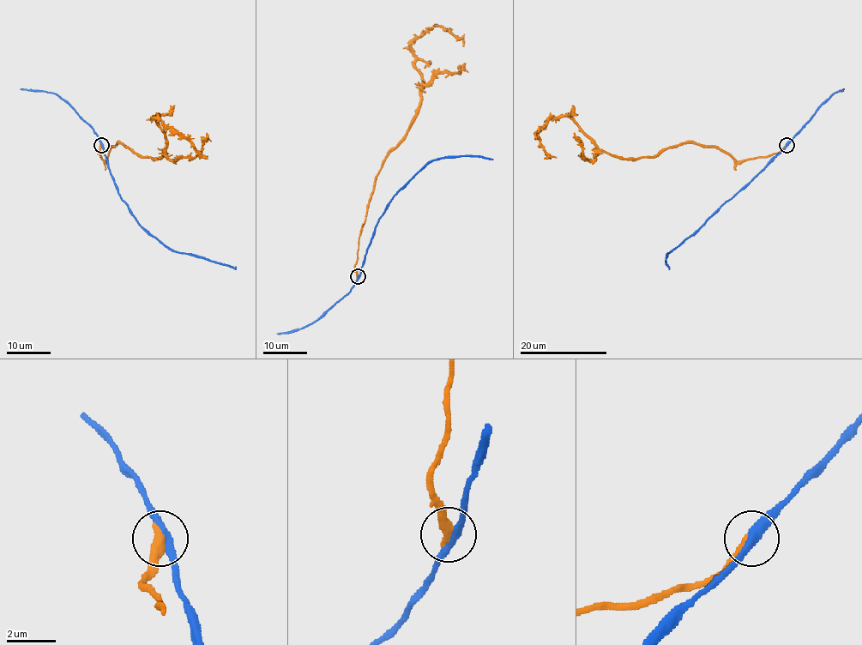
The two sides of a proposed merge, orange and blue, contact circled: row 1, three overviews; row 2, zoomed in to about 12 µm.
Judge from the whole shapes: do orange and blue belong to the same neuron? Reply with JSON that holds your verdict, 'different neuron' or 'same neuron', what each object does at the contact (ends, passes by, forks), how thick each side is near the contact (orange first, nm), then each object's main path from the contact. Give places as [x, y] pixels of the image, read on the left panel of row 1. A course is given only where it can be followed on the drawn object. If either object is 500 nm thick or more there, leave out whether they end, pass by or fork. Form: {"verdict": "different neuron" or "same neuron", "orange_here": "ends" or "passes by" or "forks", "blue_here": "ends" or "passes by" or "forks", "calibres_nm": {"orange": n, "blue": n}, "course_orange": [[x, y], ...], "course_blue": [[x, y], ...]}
{"verdict": "different neuron", "calibres_nm": {"orange": 500, "blue": 340}, "course_orange": [[100, 145], [99, 153], [105, 161], [118, 143], [141, 156], [159, 158], [166, 134], [157, 117], [207, 157]], "course_blue": [[101, 145], [121, 200], [135, 220], [171, 250], [227, 264], [236, 269]]}

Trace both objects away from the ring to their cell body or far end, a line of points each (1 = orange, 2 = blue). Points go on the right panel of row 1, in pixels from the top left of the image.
1: (786, 145), (735, 161), (687, 143), (619, 158), (568, 117), (554, 117), (536, 138), (556, 157)
2: (786, 145), (708, 220), (667, 254), (666, 264), (669, 269)

